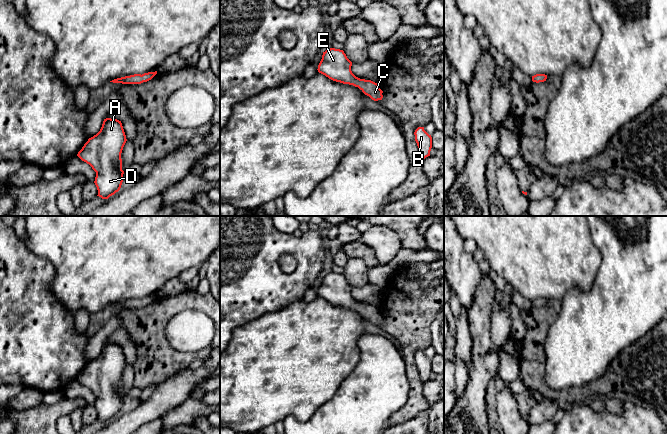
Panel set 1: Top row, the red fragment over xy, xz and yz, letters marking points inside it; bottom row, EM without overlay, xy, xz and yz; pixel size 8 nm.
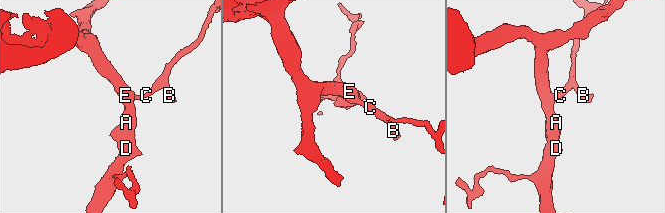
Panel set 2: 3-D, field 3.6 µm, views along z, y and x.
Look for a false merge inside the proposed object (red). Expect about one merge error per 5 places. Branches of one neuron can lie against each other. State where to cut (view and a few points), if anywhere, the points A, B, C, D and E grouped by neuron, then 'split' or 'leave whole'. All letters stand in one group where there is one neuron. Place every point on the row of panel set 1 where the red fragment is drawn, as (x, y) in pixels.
no cut; A B C D E; leave whole

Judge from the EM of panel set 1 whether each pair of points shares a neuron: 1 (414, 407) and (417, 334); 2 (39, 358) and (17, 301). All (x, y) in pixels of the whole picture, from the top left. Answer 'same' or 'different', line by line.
1: same
2: same

